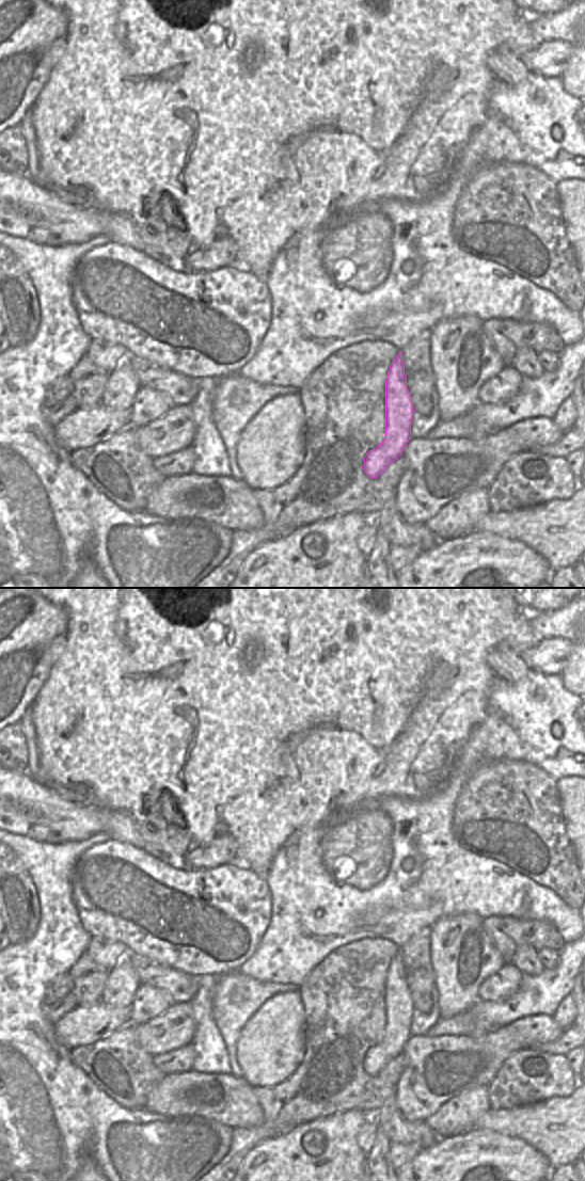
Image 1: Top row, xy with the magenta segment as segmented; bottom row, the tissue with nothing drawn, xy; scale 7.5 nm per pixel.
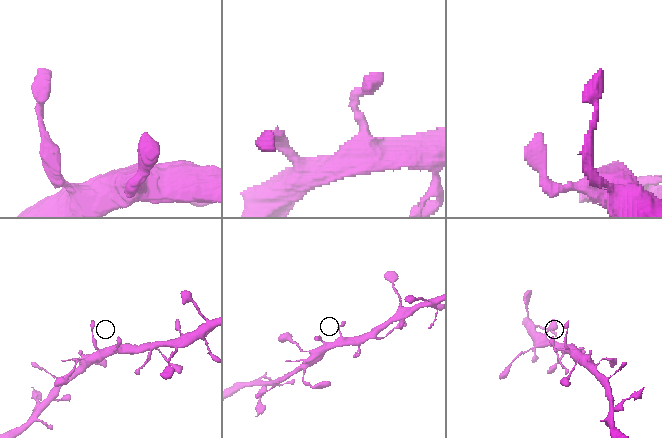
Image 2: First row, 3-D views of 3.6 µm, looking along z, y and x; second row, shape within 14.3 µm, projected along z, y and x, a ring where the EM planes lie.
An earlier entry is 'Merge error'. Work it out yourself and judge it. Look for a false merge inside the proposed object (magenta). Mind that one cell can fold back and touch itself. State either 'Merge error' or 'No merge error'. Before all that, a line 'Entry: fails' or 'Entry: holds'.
Entry: fails
No merge error

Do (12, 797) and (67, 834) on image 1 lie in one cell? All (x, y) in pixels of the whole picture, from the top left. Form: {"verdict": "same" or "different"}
{"verdict": "same"}

